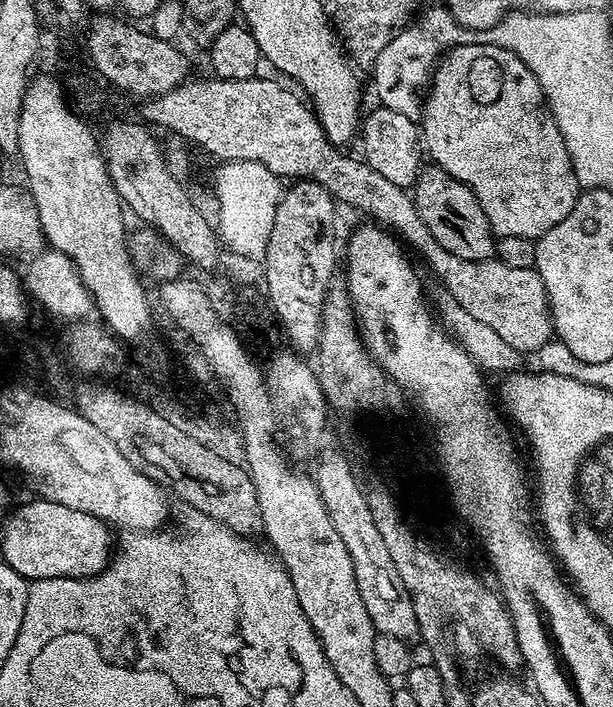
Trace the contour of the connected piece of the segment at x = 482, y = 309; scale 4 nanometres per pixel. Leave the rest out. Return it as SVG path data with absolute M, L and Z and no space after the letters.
M407 195L398 207L386 210L382 215L383 222L389 224L406 243L417 248L424 255L426 263L432 267L432 272L441 280L443 291L449 292L466 310L466 314L474 314L478 322L486 322L502 342L506 342L517 352L539 353L543 344L553 339L552 314L548 311L548 295L544 289L542 278L535 267L519 268L506 266L498 258L490 260L467 260L458 258L458 254L450 254L435 238L428 233L416 205Z

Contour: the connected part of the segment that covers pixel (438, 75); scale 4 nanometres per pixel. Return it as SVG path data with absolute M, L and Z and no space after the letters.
M473 42L470 44L457 44L456 47L447 49L446 55L437 63L433 71L432 82L426 93L424 111L422 113L422 140L426 145L427 155L429 152L436 159L433 160L435 167L446 170L458 182L465 184L467 188L471 188L472 193L476 195L482 210L486 214L488 225L492 227L492 231L497 237L521 236L527 240L539 240L554 226L558 226L558 222L562 222L562 218L566 218L566 214L570 214L570 210L574 210L576 200L582 191L580 185L576 183L576 175L572 169L572 159L566 150L562 134L558 130L555 120L552 119L551 112L548 110L544 91L540 88L538 78L534 78L534 74L514 53L493 44L477 44Z

